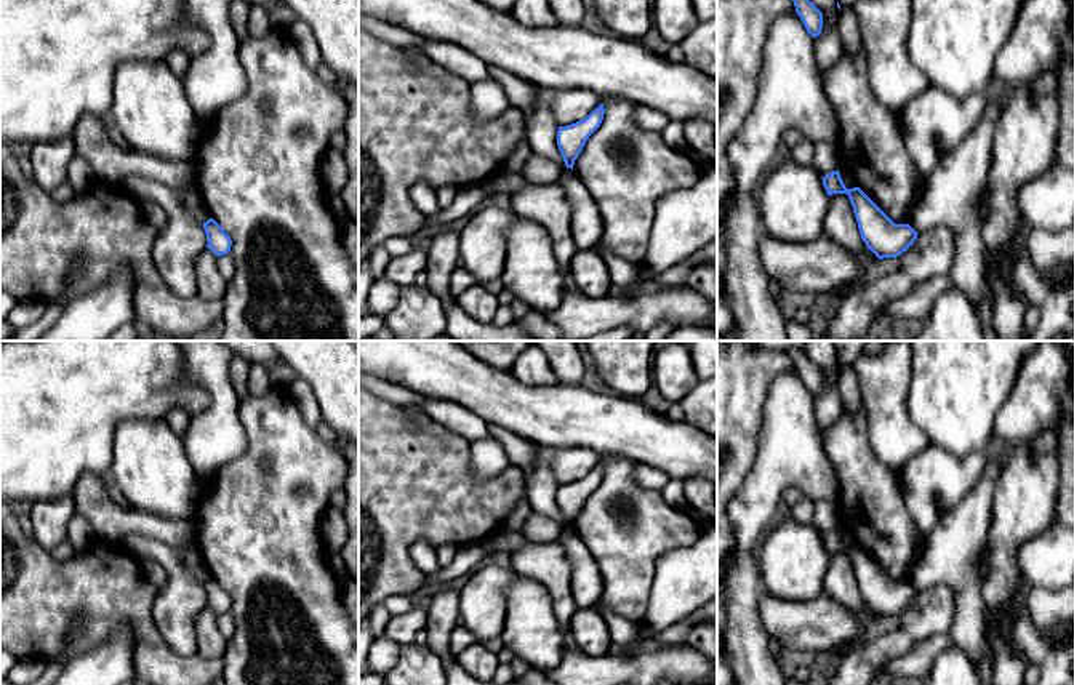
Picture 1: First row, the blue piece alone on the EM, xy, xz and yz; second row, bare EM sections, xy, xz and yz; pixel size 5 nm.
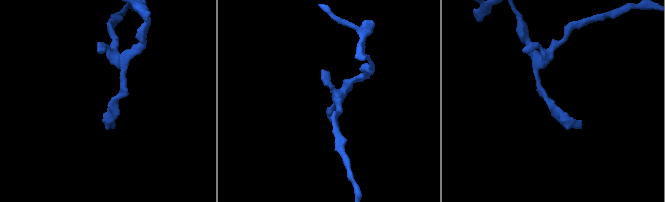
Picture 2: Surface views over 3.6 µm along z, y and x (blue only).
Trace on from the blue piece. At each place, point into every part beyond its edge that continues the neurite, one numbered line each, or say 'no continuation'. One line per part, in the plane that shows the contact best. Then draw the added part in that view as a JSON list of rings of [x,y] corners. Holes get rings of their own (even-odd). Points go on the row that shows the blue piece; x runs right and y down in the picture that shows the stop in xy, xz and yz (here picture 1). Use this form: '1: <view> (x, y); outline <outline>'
no continuation

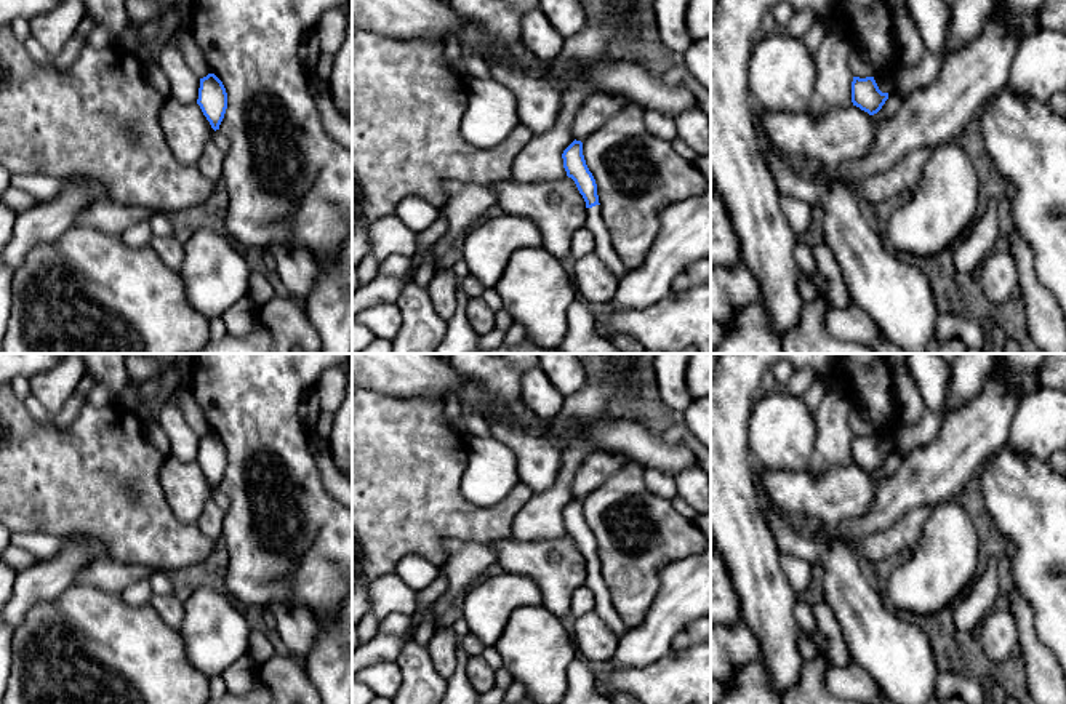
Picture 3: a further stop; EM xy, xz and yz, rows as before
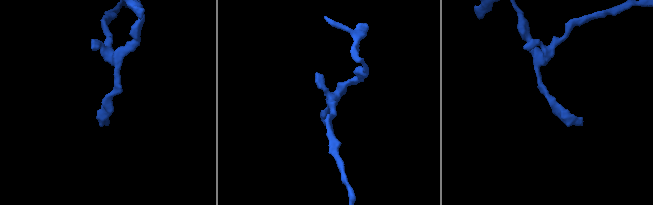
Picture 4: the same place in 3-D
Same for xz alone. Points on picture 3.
1: xz (604, 247); outline [[[600,205],[586,208],[586,227],[595,238],[594,254],[597,254],[618,278],[624,277],[627,270],[613,248],[611,235],[602,218]]]

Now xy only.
no continuation

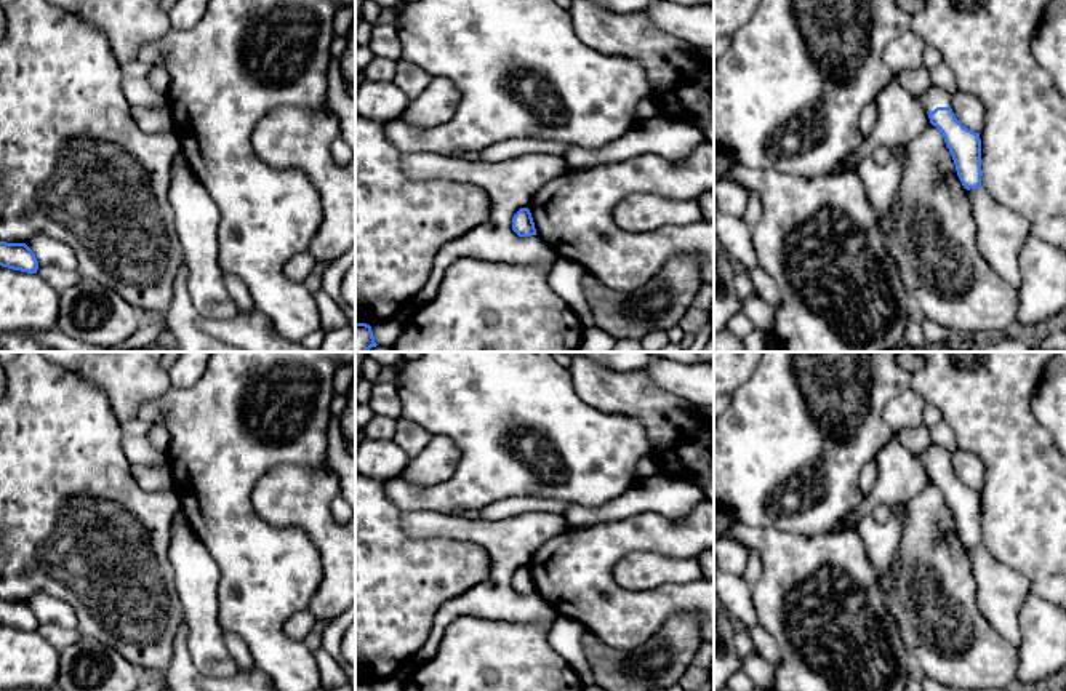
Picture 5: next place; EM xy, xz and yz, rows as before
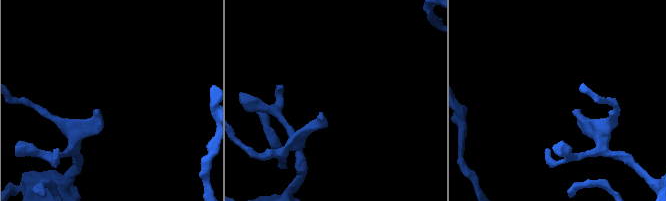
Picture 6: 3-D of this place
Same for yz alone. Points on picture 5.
1: yz (933, 96); outline [[[933,85],[920,96],[920,102],[927,112],[933,112],[936,107],[951,107],[952,101],[952,93]]]

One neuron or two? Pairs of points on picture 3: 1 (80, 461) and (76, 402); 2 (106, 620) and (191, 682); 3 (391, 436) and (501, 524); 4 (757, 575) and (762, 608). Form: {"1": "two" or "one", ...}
{"1": "two", "2": "one", "3": "one", "4": "one"}

